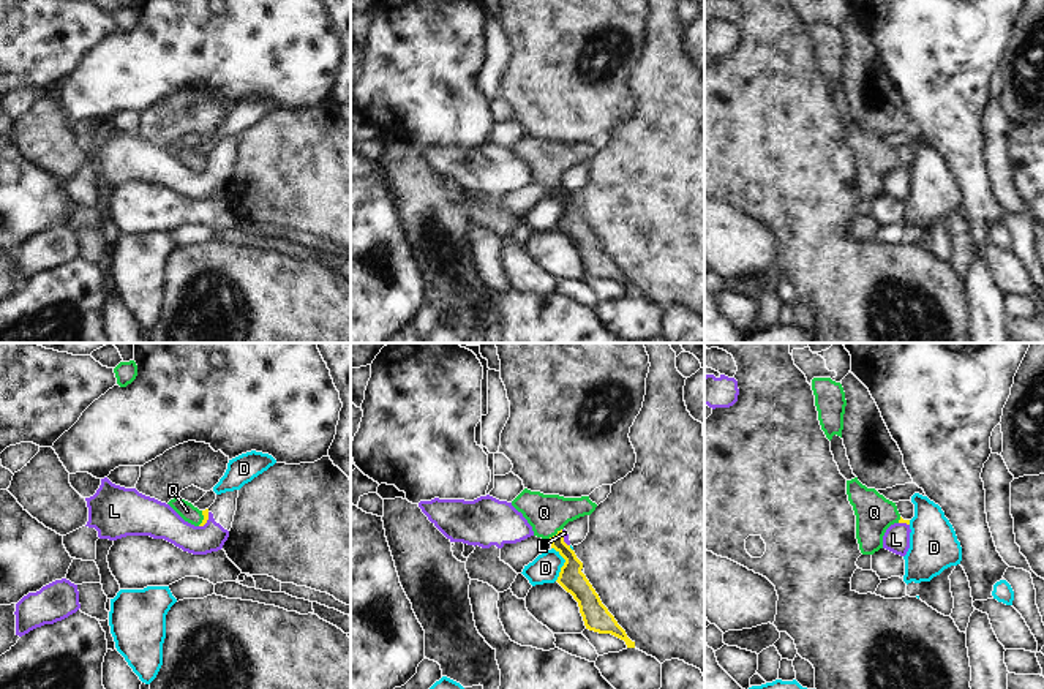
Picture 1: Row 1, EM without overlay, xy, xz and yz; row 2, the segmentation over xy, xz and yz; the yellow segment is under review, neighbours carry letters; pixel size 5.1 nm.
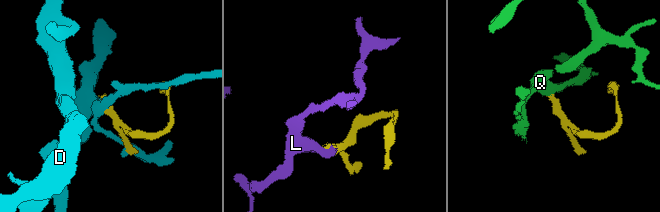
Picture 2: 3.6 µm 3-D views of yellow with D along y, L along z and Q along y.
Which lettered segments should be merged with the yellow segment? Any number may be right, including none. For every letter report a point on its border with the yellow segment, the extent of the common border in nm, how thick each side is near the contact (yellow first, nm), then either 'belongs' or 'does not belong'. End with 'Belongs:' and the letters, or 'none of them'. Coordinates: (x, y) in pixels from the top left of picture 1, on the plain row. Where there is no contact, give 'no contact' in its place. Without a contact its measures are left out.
D: xz (564, 210) | 180 nm | 130/150 nm | does not belong
L: xy (207, 165) | 90 nm | 30/190 nm | does not belong
Q: xz (553, 182) | 100 nm | 130/200 nm | belongs
Belongs: Q

